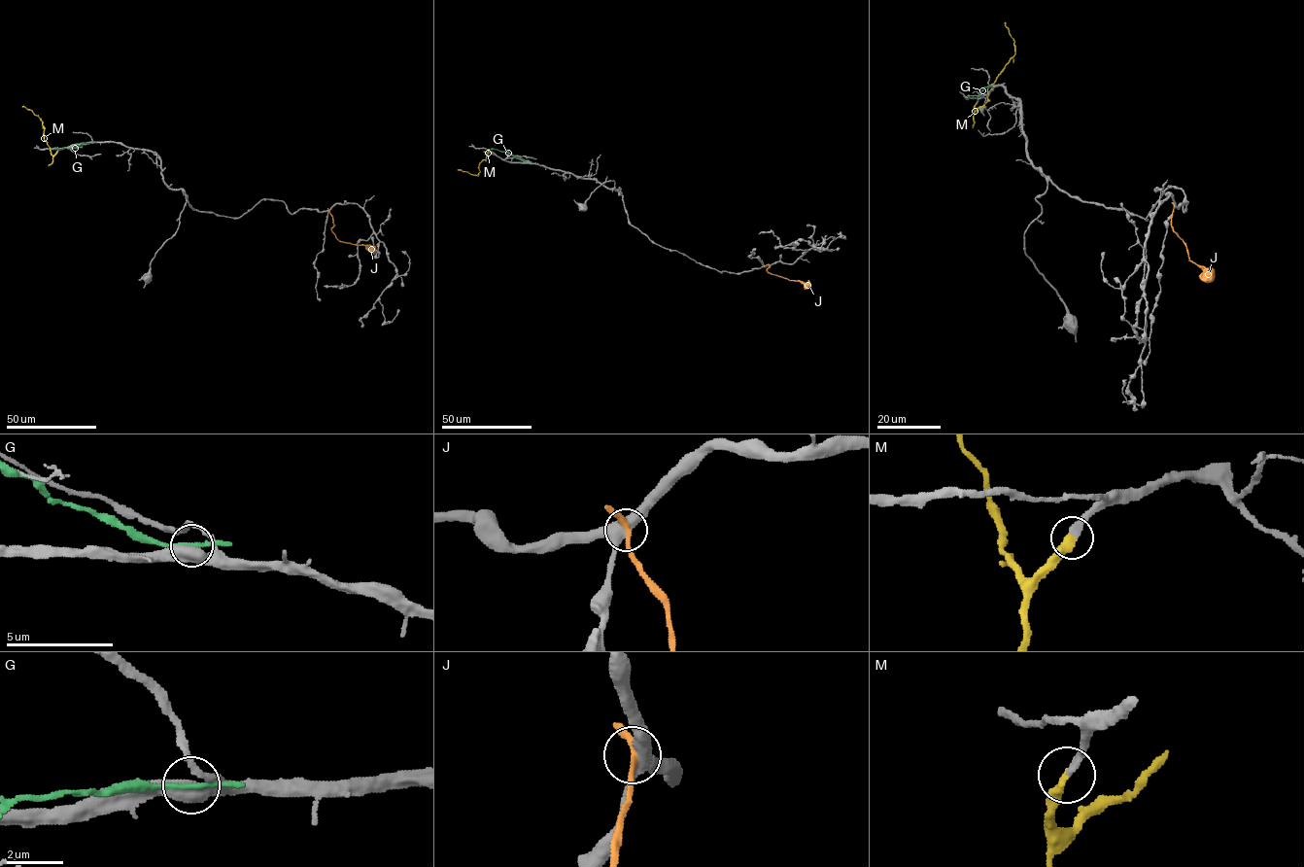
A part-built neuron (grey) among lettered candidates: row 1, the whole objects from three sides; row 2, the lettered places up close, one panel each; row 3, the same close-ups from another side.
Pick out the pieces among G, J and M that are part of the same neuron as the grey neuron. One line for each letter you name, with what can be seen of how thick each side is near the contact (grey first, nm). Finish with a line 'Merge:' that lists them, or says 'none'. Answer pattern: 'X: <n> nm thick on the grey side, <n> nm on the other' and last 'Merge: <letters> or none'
M: 280 nm thick on the grey side, 340 nm on the other
Merge: M

